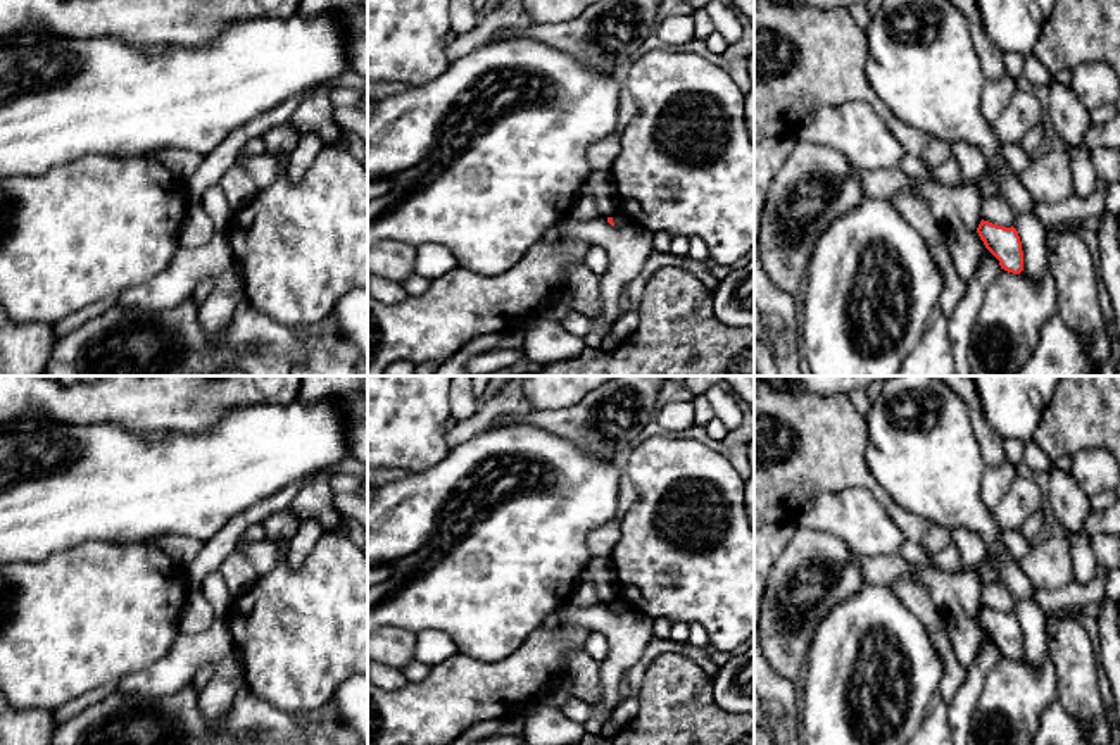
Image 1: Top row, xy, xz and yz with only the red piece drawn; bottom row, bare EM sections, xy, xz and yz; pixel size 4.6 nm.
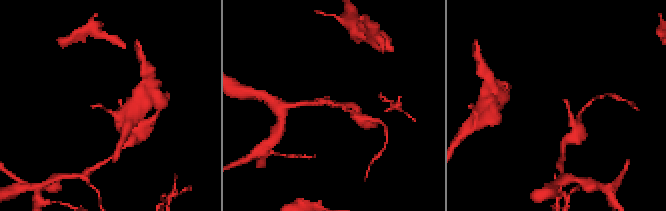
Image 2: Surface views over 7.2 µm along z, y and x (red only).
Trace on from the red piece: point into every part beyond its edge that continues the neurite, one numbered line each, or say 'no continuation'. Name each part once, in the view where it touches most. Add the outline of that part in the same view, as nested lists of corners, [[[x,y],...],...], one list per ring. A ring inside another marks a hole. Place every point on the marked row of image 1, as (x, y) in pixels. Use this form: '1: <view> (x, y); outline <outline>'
no continuation

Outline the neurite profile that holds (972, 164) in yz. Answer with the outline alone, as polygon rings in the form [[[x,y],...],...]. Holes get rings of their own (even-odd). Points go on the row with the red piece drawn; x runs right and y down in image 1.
[[[954,141],[951,148],[961,172],[963,186],[973,185],[991,167],[978,147]]]

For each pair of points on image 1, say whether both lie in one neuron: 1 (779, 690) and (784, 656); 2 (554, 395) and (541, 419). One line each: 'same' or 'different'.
1: different
2: different

